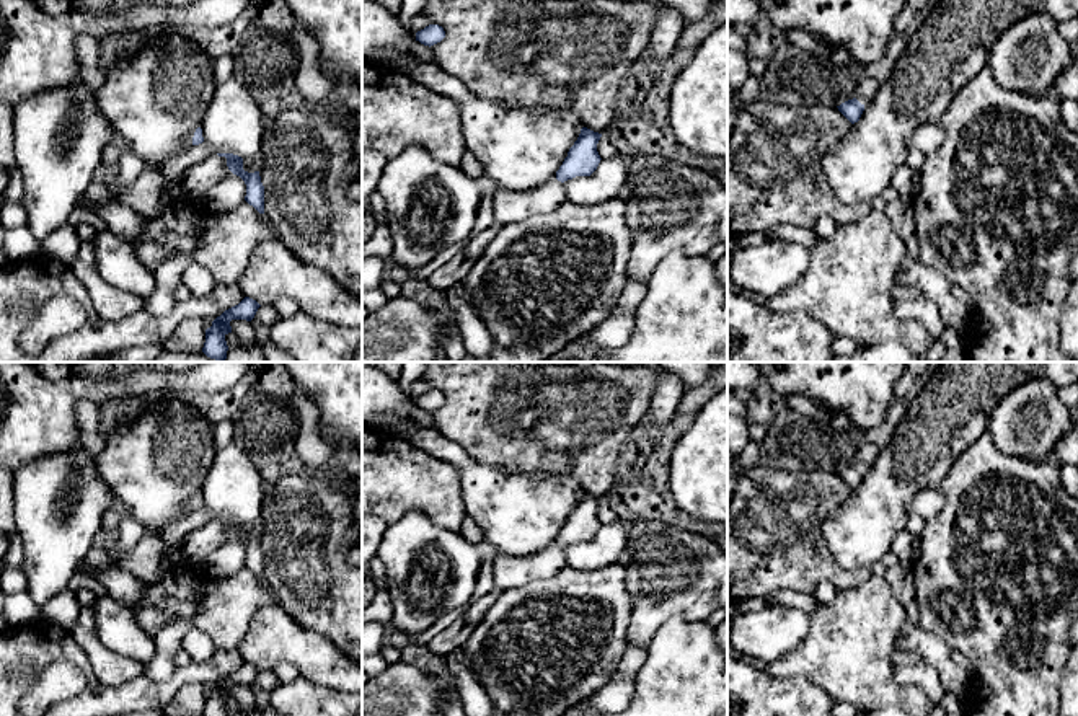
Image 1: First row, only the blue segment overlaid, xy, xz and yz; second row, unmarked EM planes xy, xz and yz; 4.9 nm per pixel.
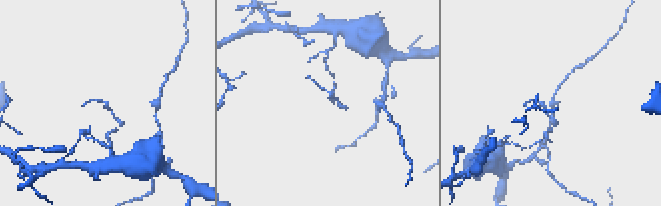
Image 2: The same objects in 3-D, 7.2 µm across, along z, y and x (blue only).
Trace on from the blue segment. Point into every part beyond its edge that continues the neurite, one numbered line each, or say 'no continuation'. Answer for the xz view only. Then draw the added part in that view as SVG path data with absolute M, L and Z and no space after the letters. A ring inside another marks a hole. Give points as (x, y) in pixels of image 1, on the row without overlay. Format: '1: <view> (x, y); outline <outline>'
1: xz (509, 571); outline M556 543L527 556L496 553L493 561L494 587L502 592L525 582L546 579L556 574L563 566L566 566L566 558L563 548Z

